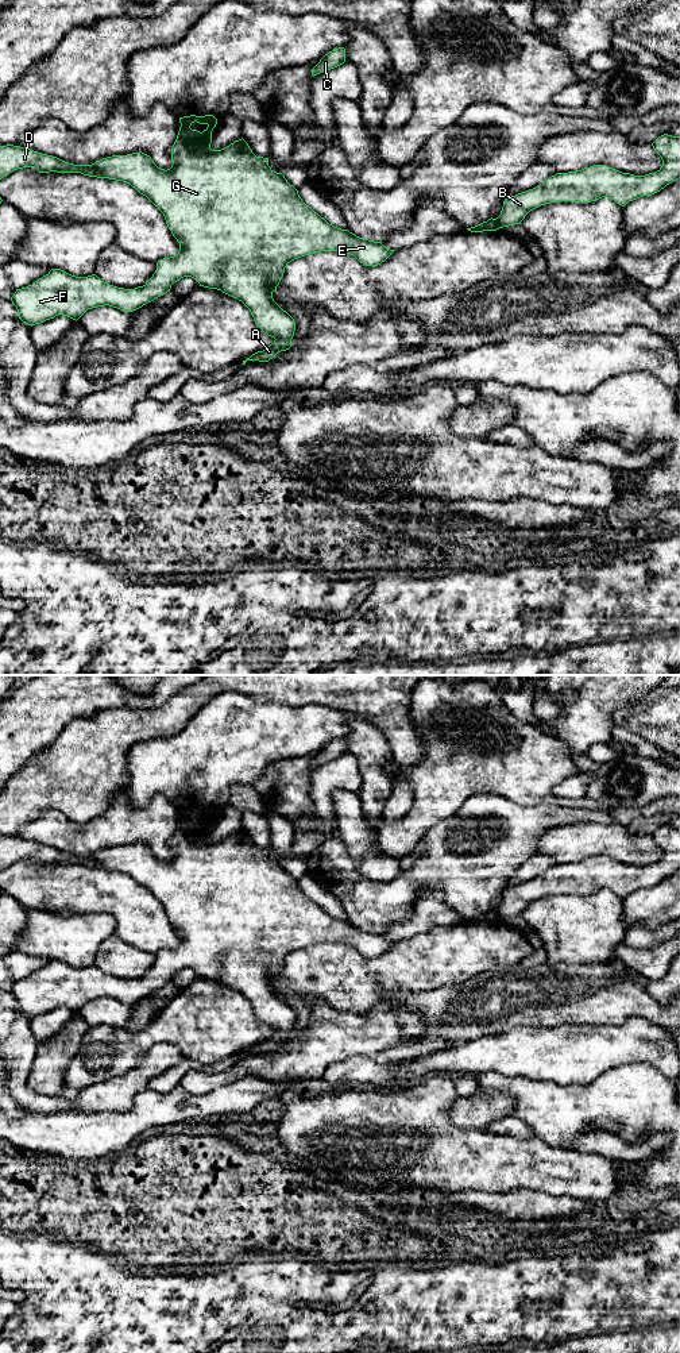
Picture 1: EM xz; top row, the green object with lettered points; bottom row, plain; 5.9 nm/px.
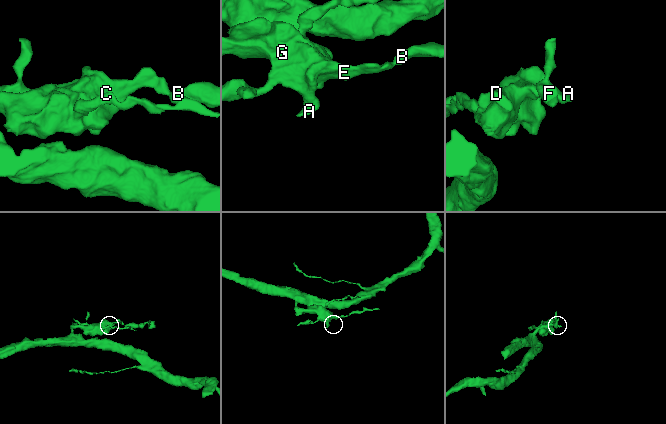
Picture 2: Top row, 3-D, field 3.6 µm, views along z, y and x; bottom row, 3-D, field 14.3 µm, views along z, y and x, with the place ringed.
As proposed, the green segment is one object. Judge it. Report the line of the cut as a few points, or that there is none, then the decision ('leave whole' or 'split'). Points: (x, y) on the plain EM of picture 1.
xz (494, 910), (499, 918) | split

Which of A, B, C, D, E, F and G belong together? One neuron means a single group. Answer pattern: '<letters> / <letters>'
A C D E F G / B

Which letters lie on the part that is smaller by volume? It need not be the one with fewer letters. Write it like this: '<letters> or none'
B

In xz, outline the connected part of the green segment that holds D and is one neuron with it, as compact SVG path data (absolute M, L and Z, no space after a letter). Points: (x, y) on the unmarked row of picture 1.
M213 806L183 807L179 814L171 839L173 856L167 861L158 859L142 843L107 848L92 856L74 856L27 839L0 837L0 871L13 861L35 859L39 864L81 864L127 874L163 905L179 934L178 945L158 952L155 964L143 978L124 980L101 972L96 965L76 968L51 960L32 976L16 980L11 992L19 1010L31 1018L58 1006L77 1013L88 1001L104 997L134 1003L170 983L174 974L192 968L200 978L221 982L250 1001L259 1021L275 1032L243 1052L243 1056L247 1052L268 1053L291 1038L295 1022L294 1010L273 990L291 952L321 943L337 943L353 947L364 957L378 957L395 941L329 916L302 893L282 864L268 857L268 849L256 848L243 829L221 841L212 841L212 822L217 816Z

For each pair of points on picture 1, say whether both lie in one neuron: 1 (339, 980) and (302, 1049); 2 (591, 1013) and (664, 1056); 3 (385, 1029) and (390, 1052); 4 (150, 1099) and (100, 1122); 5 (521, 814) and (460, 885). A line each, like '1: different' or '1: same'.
1: different
2: different
3: different
4: same
5: same

